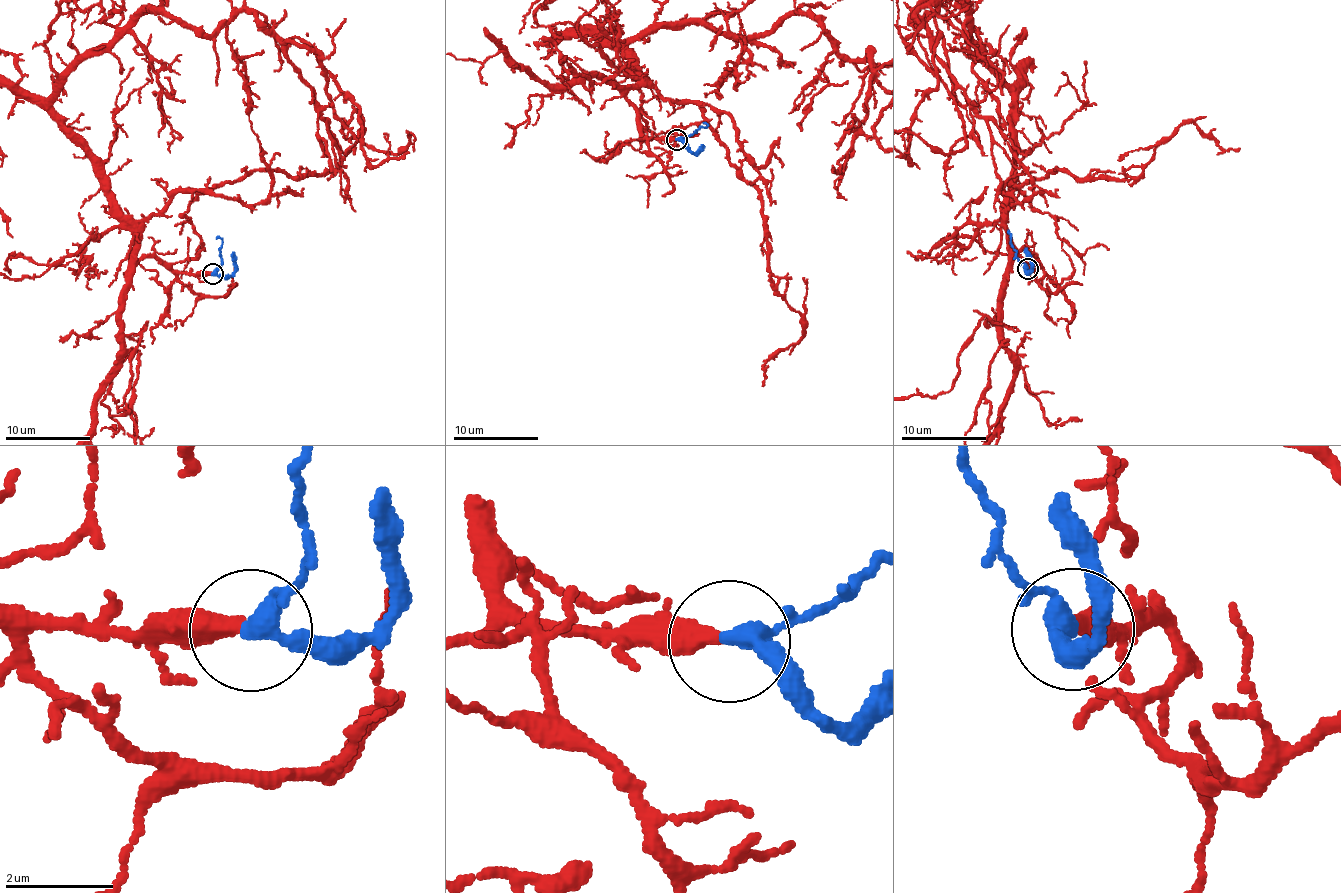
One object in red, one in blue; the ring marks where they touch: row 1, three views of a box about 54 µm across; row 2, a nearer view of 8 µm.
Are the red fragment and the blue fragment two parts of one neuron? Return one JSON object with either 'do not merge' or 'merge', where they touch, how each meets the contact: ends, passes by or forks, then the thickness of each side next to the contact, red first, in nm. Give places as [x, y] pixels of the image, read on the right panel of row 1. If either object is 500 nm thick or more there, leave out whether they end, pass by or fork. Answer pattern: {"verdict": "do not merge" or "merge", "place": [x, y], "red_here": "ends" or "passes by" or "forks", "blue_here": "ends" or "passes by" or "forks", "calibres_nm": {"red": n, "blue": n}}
{"verdict": "merge", "place": [1027, 269], "red_here": "ends", "blue_here": "passes by", "calibres_nm": {"red": 380, "blue": 280}}

